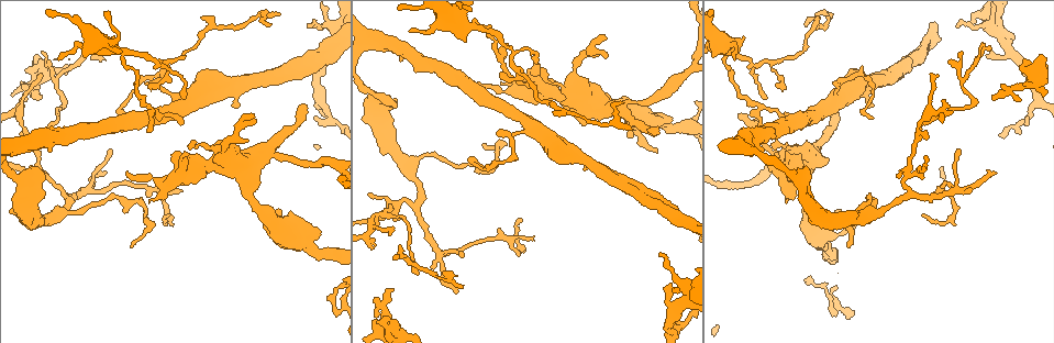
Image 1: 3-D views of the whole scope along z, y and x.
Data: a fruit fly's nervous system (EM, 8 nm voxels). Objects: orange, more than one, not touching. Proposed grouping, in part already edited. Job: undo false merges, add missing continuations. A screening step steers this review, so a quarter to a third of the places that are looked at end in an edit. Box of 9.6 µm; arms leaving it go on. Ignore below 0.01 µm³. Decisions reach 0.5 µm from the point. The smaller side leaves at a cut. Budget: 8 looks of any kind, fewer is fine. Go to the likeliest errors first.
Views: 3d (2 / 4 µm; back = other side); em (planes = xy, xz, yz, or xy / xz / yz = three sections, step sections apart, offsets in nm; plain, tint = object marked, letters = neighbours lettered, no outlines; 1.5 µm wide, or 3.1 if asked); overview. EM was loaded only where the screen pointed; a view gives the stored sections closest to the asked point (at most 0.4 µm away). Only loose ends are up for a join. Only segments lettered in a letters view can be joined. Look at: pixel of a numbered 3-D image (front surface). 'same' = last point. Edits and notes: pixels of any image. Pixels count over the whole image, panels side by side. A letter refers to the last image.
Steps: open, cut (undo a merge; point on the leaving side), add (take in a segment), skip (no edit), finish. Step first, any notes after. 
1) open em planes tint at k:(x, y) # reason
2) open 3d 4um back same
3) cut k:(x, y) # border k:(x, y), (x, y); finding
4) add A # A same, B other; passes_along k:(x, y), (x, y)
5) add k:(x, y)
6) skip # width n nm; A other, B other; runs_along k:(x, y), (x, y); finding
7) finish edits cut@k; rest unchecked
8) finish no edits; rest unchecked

open 3d 2um at 1:(393, 331) # calibre changes

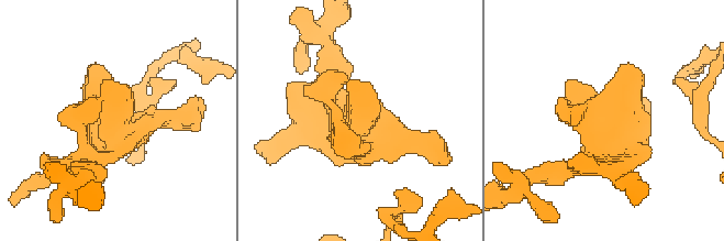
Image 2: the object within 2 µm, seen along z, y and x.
open em planes letters at 2:(352, 120) # shape alone is not enough

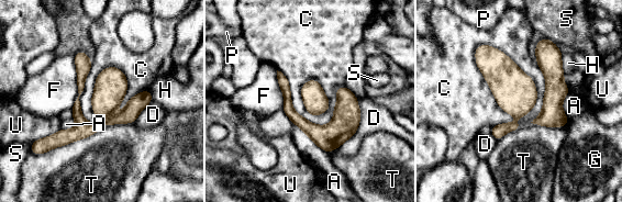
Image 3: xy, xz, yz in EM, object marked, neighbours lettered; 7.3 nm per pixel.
skip # A other, C other, D other, F other, G other, H other, P other, S other, T other, U other; border 3:(479, 44), (475, 64), (512, 123); all the same neuron

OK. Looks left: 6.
open 3d 4um at 1:(503, 91) # calibre changes

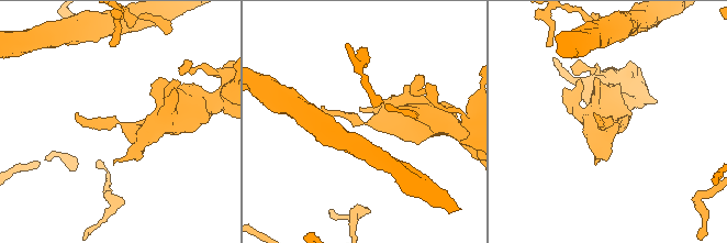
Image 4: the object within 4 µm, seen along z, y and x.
open em yz step 4 tint at 4:(610, 125)

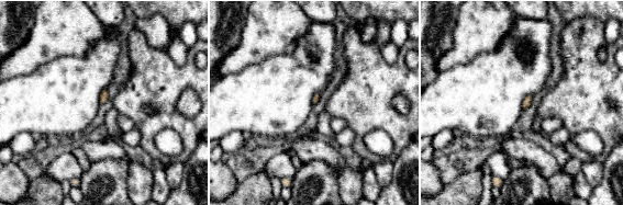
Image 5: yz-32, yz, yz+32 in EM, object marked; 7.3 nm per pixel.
open em planes letters same

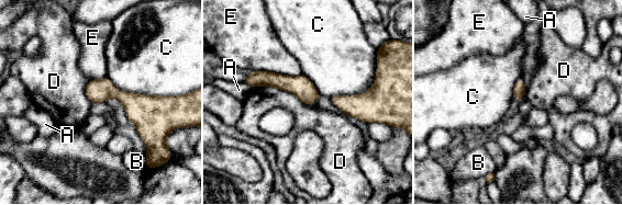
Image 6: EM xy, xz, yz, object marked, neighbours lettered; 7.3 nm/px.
skip # A other, B other, C other, D other, E other; runs_along 6:(248, 77), (298, 84), (315, 98); one neuron here

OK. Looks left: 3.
open 3d 2um at 1:(496, 168) # abrupt turn

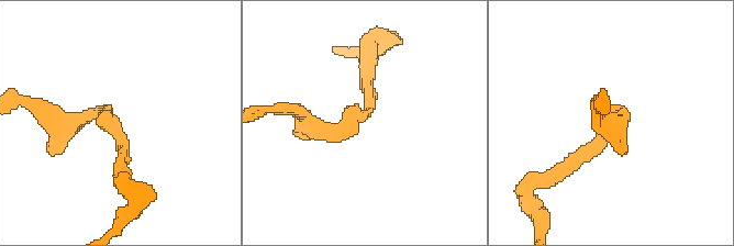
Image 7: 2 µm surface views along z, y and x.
open em planes tint at 7:(355, 116) # need the tissue

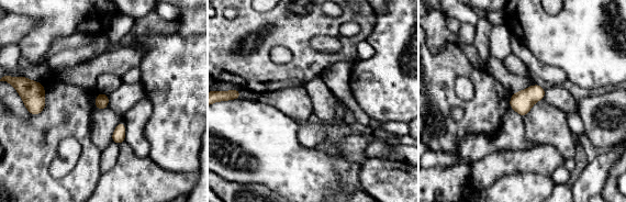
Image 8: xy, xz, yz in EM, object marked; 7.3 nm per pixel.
open em planes letters same

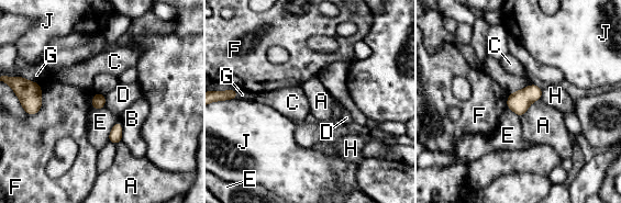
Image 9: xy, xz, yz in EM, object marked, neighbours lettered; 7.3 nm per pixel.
skip # longest_contact F 240 nm; A other, B other, C other, D other, E other, F other, G other, H other, J other; border 9:(540, 98), (530, 104), (521, 117); continuous, no second neuron

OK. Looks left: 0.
finish no edits; rest unchecked

